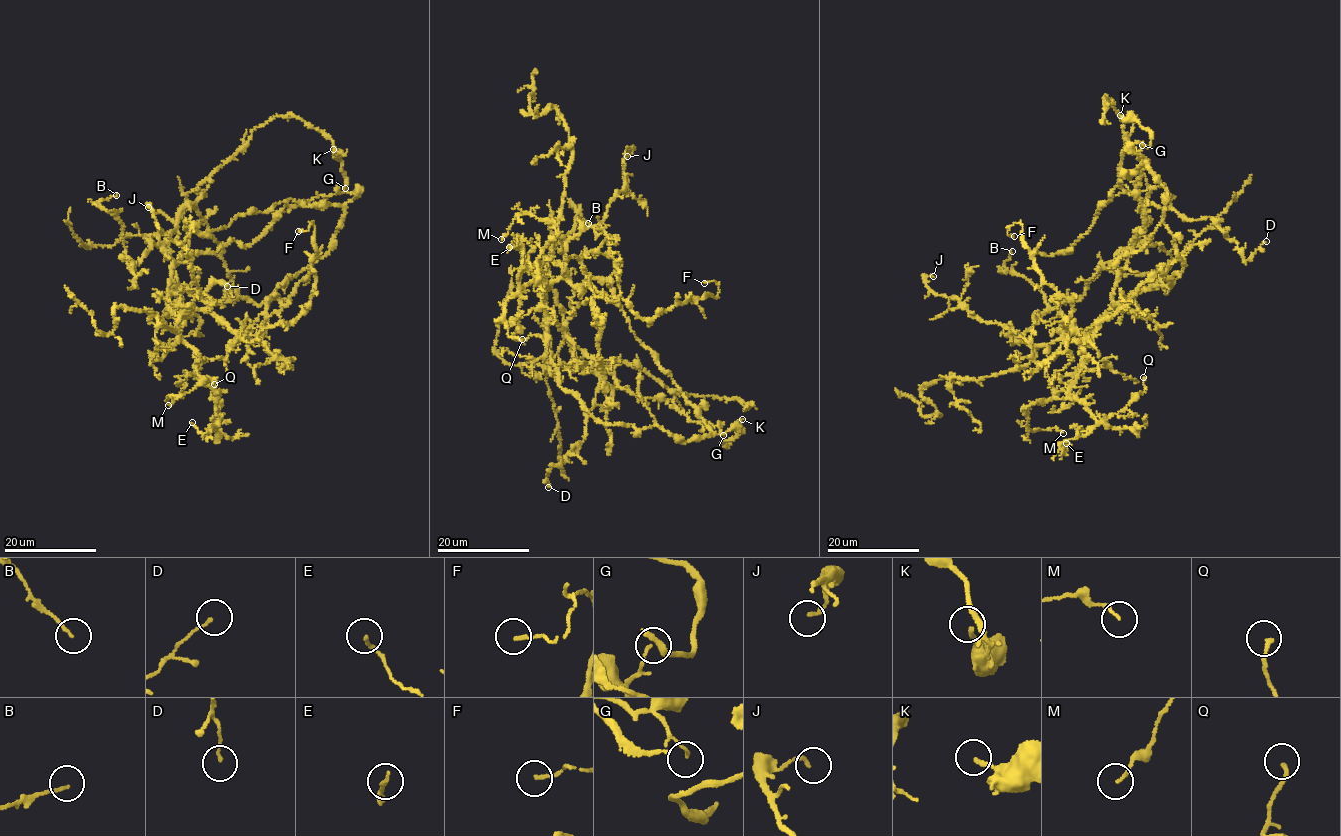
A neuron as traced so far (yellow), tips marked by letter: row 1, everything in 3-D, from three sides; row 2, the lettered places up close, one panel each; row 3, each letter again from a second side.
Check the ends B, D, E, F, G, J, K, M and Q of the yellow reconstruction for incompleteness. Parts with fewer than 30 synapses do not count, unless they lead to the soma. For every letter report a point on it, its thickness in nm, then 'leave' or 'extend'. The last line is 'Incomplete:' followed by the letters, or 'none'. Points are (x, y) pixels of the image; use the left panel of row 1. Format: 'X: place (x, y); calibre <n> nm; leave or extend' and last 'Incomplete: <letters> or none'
B: place (116, 195); calibre 120 nm; leave
D: place (227, 286); calibre 110 nm; leave
E: place (192, 422); calibre 120 nm; leave
F: place (298, 231); calibre 120 nm; leave
G: place (345, 188); calibre 110 nm; leave
J: place (148, 207); calibre 130 nm; leave
K: place (333, 149); calibre 180 nm; leave
M: place (168, 405); calibre 140 nm; leave
Q: place (214, 384); calibre 180 nm; leave
Incomplete: none

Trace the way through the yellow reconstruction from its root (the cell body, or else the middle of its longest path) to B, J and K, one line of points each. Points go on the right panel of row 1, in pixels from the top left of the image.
B: (1161, 285), (1115, 302), (1116, 268), (1104, 263), (1083, 295), (1052, 308), (1023, 276), (1002, 271), (1012, 251)
J: (1161, 285), (1129, 293), (1085, 330), (1069, 327), (1038, 345), (935, 294), (924, 280), (933, 276)
K: (1161, 285), (1169, 286), (1184, 261), (1162, 220), (1163, 184), (1132, 147), (1149, 147), (1151, 132), (1120, 115)

